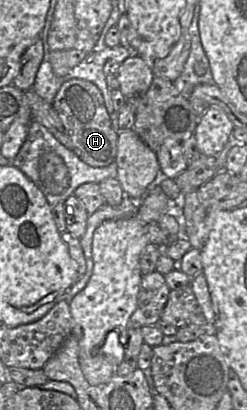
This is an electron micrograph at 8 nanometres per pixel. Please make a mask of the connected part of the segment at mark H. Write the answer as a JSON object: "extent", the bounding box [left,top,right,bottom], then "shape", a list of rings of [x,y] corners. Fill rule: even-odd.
{"extent":[52,78,118,167],"shape":[[[73,78],[63,82],[52,106],[73,143],[79,158],[92,167],[106,167],[116,160],[118,133],[114,130],[104,98],[92,82]]]}

